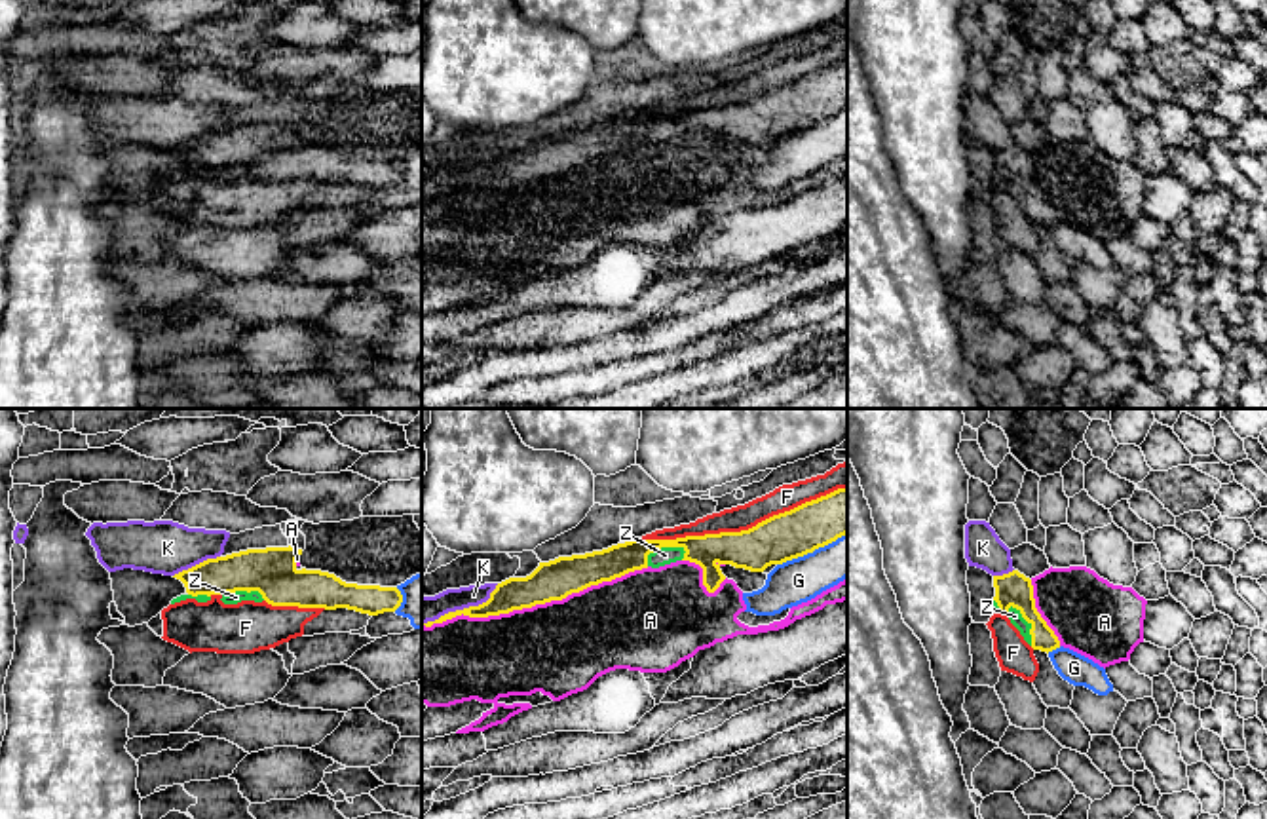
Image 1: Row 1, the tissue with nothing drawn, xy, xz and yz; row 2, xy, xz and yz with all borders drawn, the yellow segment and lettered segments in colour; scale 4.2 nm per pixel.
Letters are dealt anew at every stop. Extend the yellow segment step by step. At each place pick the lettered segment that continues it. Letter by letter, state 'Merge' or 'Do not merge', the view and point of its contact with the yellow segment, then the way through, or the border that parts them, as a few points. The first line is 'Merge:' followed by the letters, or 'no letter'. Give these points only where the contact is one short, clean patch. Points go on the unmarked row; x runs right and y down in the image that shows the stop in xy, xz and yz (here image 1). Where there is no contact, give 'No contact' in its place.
Merge: Z
A: Do not merge. Touches yellow at xz (534, 179)
F: Do not merge. Touches yellow at xz (743, 105)
G: Do not merge. Touches yellow at xz (812, 126)
K: Do not merge. Touches yellow at xz (464, 183)
Z: Merge. Touches yellow at xz (661, 120)

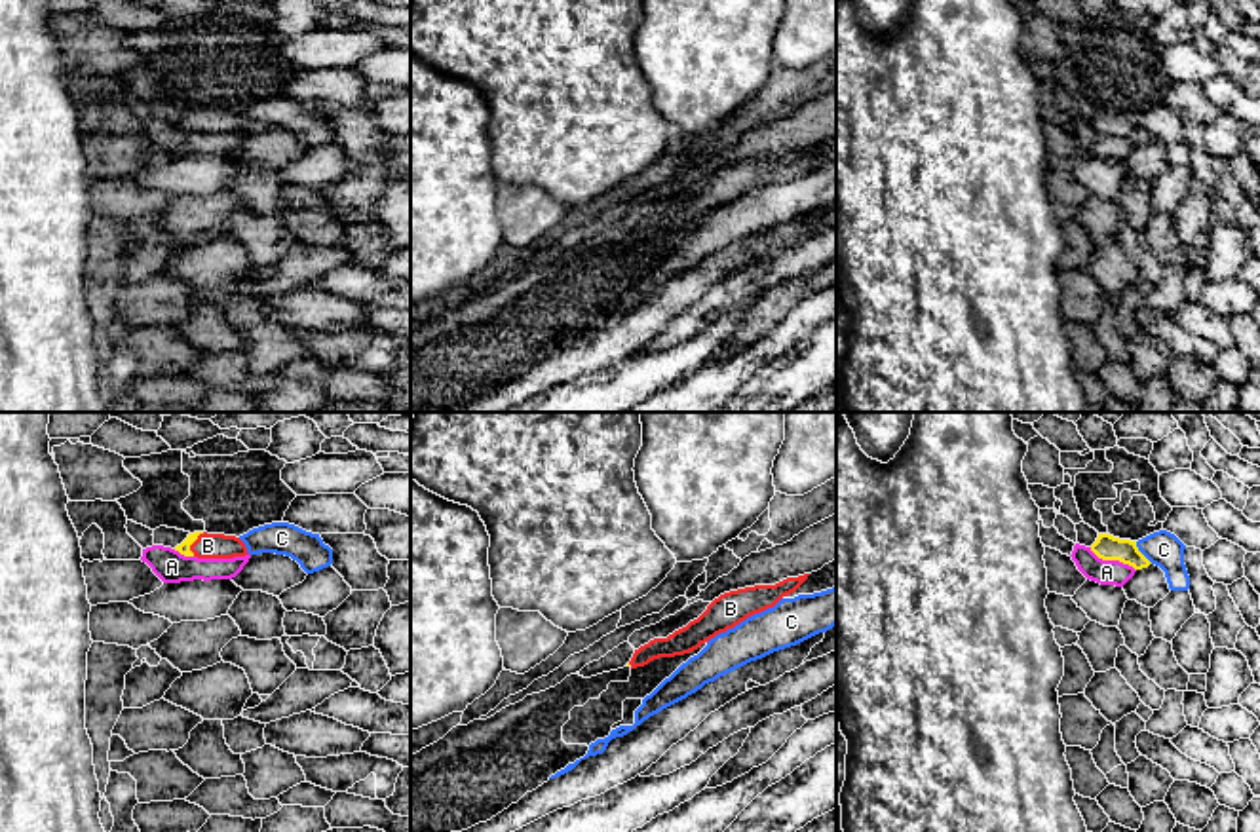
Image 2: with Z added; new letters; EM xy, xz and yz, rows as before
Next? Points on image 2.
Merge: B
A: Do not merge. Touches yellow at yz (1112, 133)
B: Merge. Touches yellow at xy (192, 116). Path across: xy (185, 122), (192, 116), (208, 120)
C: Do not merge. Touches yellow at yz (1141, 128)

